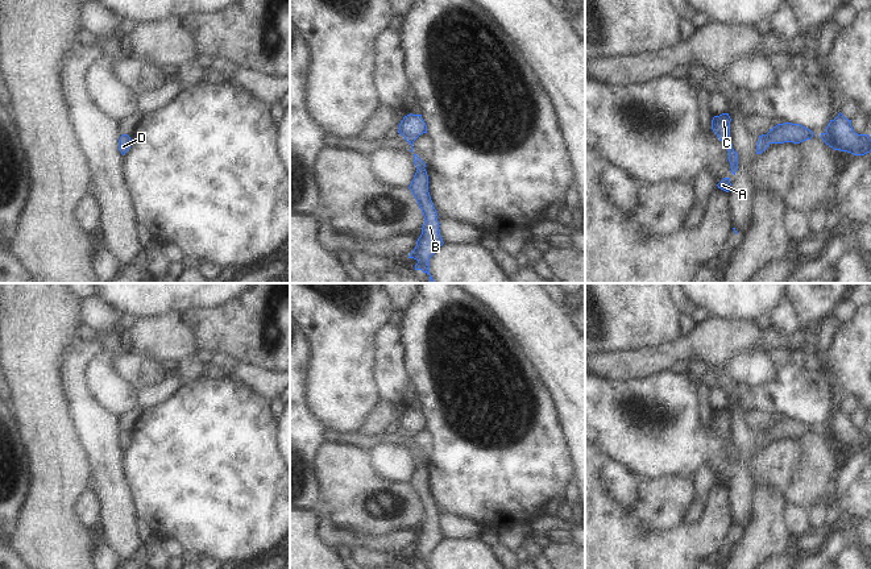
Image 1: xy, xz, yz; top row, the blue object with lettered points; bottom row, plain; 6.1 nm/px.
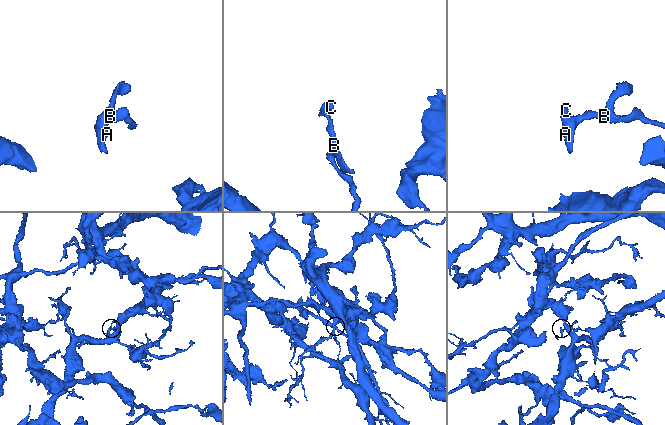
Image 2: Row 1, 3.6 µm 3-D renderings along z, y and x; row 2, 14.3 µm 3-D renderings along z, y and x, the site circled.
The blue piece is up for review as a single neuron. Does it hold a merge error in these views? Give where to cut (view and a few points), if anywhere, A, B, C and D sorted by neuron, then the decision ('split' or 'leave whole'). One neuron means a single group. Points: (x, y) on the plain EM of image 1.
cut none; groups A B C D; leave whole

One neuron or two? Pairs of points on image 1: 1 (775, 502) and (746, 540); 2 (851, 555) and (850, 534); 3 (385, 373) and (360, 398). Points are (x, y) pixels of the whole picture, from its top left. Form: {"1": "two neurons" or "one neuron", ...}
{"1": "one neuron", "2": "one neuron", "3": "two neurons"}

